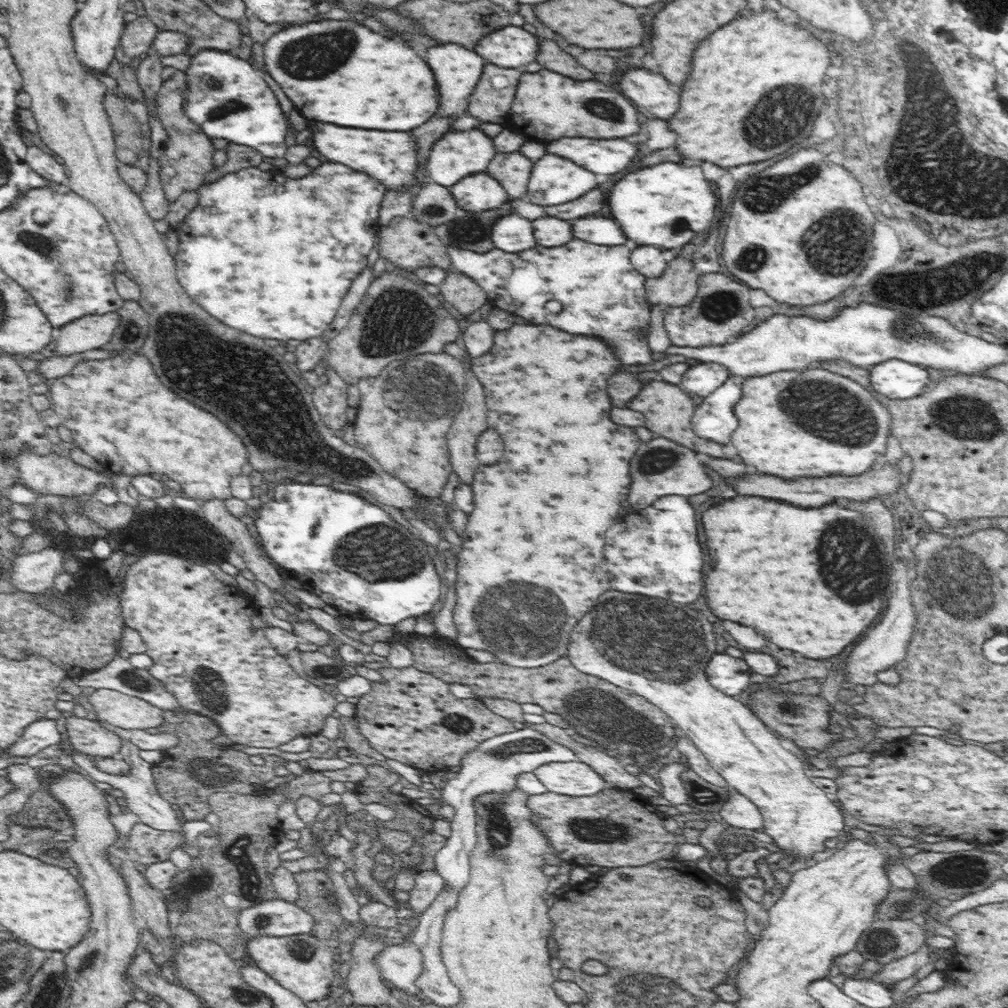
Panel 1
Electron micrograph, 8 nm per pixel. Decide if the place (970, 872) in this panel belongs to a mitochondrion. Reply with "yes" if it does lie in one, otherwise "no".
yes

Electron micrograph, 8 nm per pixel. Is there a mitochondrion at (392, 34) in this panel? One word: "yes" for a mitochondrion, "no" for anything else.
no

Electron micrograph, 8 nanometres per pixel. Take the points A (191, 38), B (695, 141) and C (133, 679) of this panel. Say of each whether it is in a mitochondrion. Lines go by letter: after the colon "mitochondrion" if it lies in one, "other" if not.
A: other
B: other
C: mitochondrion

